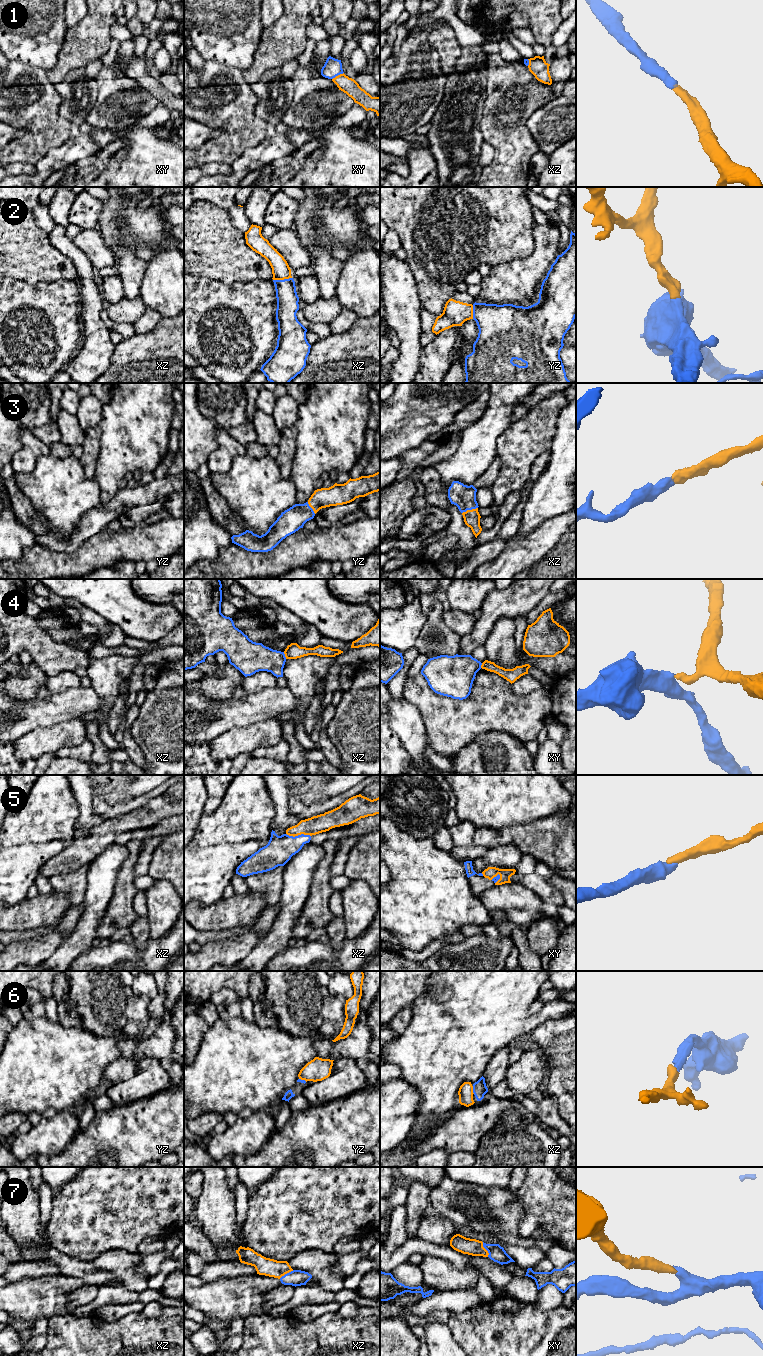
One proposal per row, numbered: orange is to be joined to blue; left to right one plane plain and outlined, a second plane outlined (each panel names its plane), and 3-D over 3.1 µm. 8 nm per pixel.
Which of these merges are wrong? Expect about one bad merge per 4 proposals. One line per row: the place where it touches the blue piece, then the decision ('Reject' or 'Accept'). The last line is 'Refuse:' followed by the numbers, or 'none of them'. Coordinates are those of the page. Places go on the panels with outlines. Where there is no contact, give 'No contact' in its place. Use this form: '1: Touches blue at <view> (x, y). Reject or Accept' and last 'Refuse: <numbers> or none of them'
1: Touches blue at xy (337, 75). Accept
2: Touches blue at xz (282, 280). Accept
3: Touches blue at xz (469, 509). Accept
4: Touches blue at xz (284, 655). Reject
5: Touches blue at xz (298, 835). Accept
6: Touches blue at xz (473, 1090). Accept
7: Touches blue at xy (485, 1248). Accept
Refuse: 4

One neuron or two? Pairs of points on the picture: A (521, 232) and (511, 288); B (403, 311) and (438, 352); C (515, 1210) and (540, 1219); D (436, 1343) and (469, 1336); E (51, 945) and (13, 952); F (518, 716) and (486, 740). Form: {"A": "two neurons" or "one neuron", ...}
{"A": "two neurons", "B": "two neurons", "C": "two neurons", "D": "two neurons", "E": "one neuron", "F": "two neurons"}

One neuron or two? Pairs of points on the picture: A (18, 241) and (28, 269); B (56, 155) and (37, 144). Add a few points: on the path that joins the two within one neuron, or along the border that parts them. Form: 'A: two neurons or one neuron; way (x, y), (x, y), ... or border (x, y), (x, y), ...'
A: one neuron; way (20, 248), (28, 256), (28, 262)
B: two neurons; border (68, 138), (62, 144), (51, 148), (35, 164)

